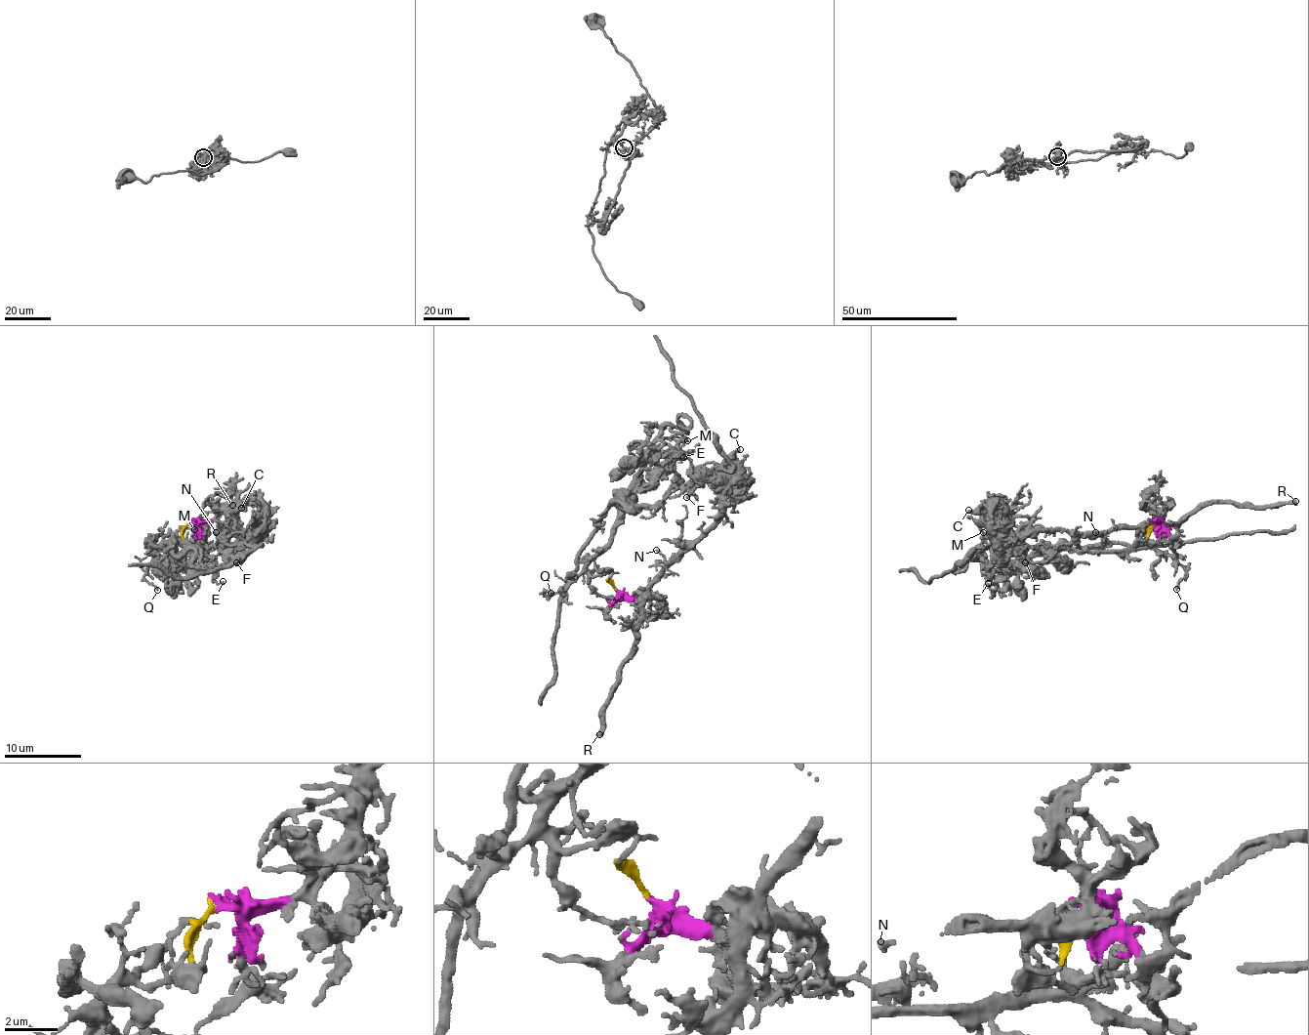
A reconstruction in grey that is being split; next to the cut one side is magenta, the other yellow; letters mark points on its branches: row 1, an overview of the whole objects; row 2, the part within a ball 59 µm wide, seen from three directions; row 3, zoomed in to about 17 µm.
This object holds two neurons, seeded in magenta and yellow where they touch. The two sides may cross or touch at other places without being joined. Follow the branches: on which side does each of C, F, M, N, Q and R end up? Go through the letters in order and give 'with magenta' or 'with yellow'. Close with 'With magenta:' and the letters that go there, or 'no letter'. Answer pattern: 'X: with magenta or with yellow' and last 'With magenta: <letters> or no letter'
C: with magenta
F: with magenta
M: with yellow
N: with magenta
Q: with yellow
R: with magenta
With magenta: C, F, N, R

